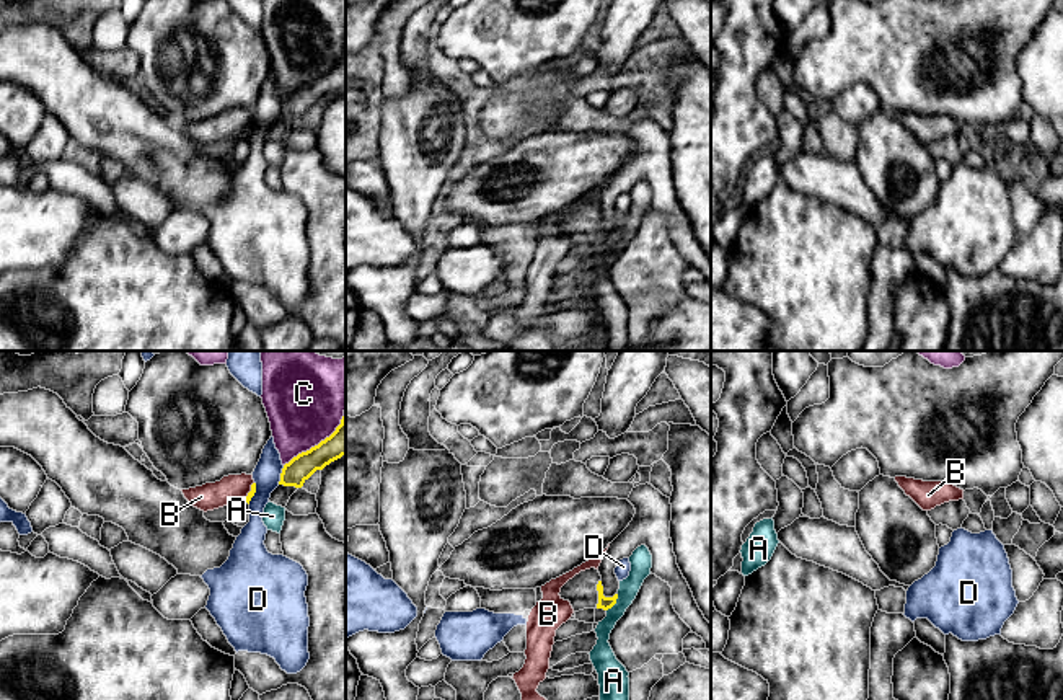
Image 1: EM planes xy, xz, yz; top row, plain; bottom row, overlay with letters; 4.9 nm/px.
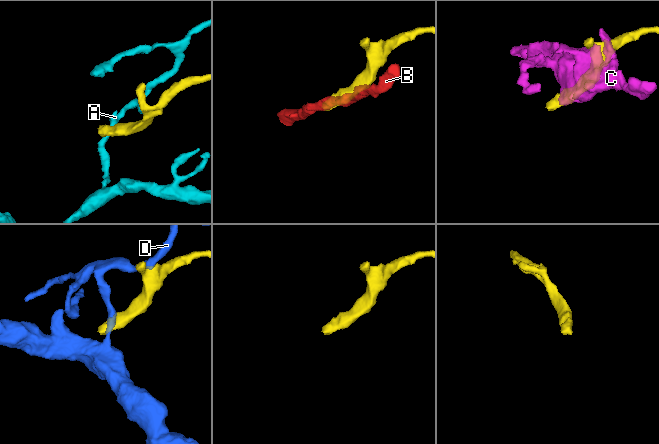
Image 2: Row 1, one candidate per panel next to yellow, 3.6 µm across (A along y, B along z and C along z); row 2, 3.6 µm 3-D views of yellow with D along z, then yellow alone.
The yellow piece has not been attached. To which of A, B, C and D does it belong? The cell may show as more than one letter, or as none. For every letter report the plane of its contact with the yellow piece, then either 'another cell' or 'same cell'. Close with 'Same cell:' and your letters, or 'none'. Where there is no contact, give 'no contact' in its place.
A: xz | another cell
B: xy | another cell
C: xy | another cell
D: xy | another cell
Same cell: none

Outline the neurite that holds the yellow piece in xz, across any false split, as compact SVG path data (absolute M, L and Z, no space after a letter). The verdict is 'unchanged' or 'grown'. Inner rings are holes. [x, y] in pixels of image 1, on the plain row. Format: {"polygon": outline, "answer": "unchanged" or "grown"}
{"polygon": "M590 202L580 206L569 214L559 227L561 233L569 235L574 246L584 243L603 243L608 245L616 238L618 228L613 232L603 230L602 210L598 204Z", "answer": "grown"}

